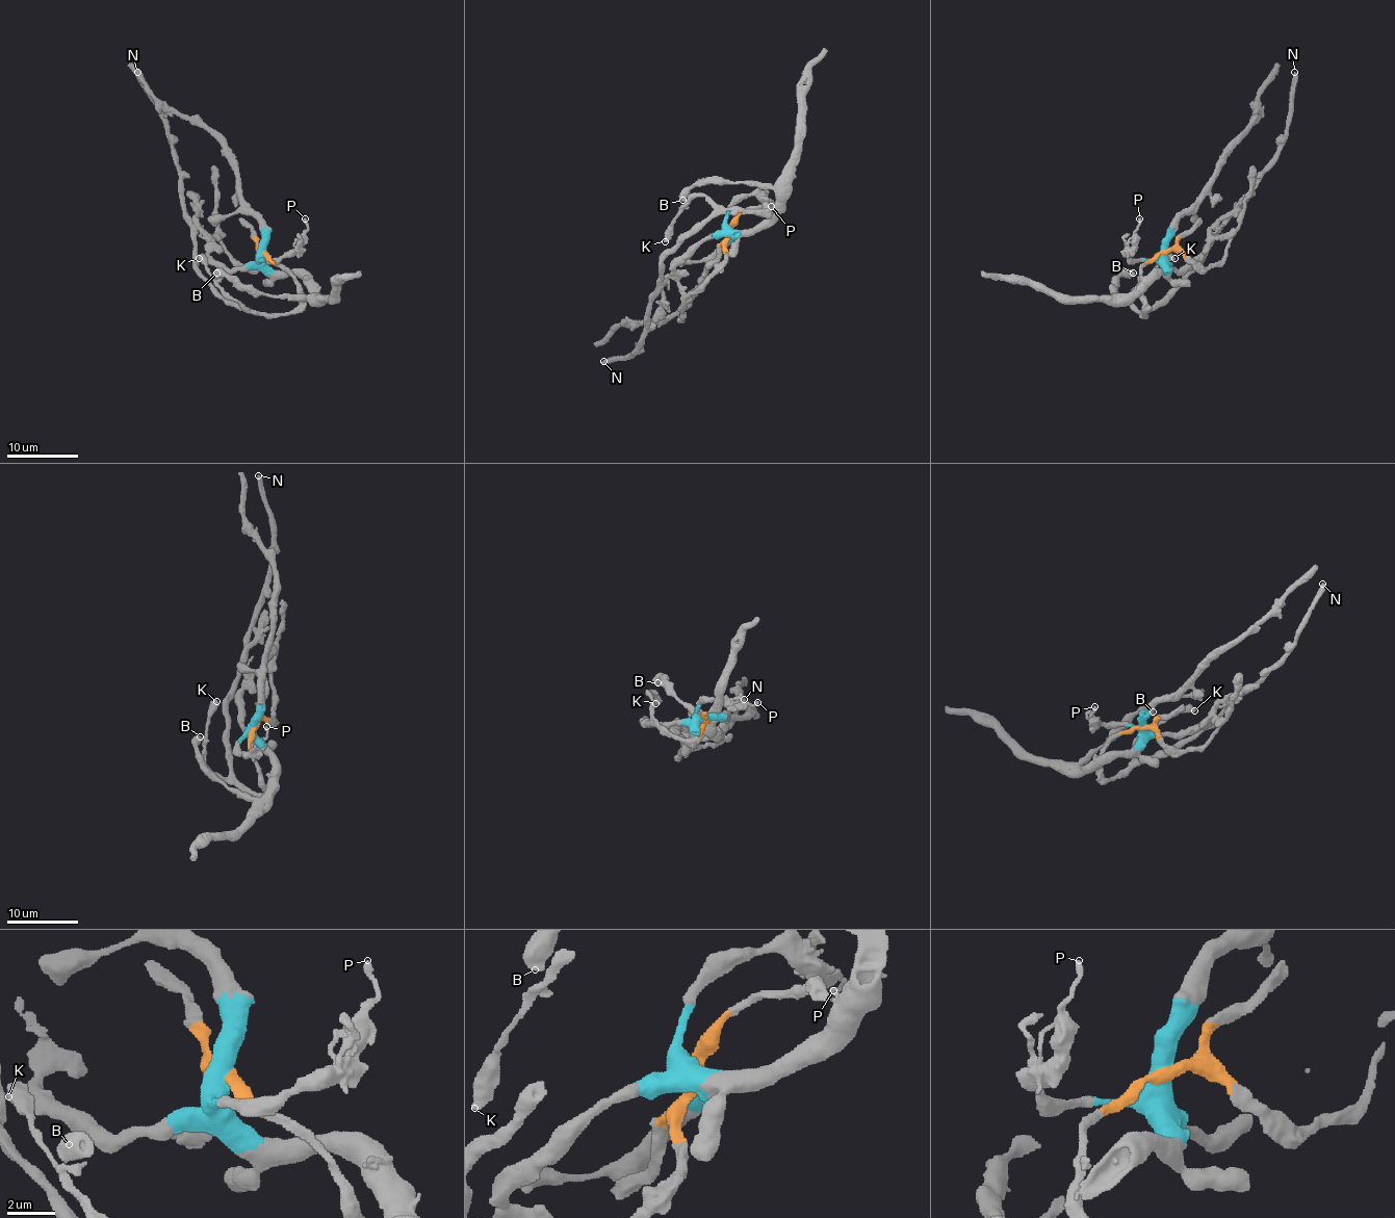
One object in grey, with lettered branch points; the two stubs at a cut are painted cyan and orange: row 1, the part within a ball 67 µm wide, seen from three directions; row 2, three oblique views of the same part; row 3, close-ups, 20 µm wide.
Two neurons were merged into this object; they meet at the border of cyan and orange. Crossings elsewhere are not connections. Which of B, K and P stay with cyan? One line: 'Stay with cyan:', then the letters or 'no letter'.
Stay with cyan: B, P

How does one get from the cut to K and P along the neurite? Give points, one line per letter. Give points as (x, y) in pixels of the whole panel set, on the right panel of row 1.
K: (1164, 252), (1159, 252), (1146, 262), (1139, 280), (1144, 314), (1129, 302), (1129, 295), (1161, 264), (1174, 259)
P: (1164, 252), (1155, 260), (1132, 260), (1129, 257), (1134, 248), (1139, 217)

